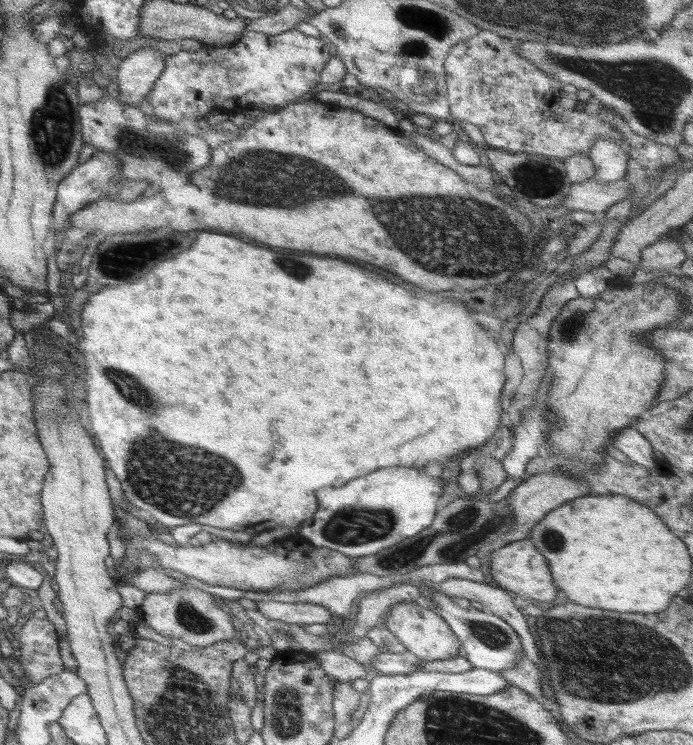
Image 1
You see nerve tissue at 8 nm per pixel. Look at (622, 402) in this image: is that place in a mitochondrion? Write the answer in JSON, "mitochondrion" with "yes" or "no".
{"mitochondrion":"no"}

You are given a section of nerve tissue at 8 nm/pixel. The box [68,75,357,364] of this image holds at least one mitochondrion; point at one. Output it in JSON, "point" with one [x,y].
{"point":[168,151]}

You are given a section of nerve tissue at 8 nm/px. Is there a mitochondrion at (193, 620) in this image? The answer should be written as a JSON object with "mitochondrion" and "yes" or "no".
{"mitochondrion":"yes"}

